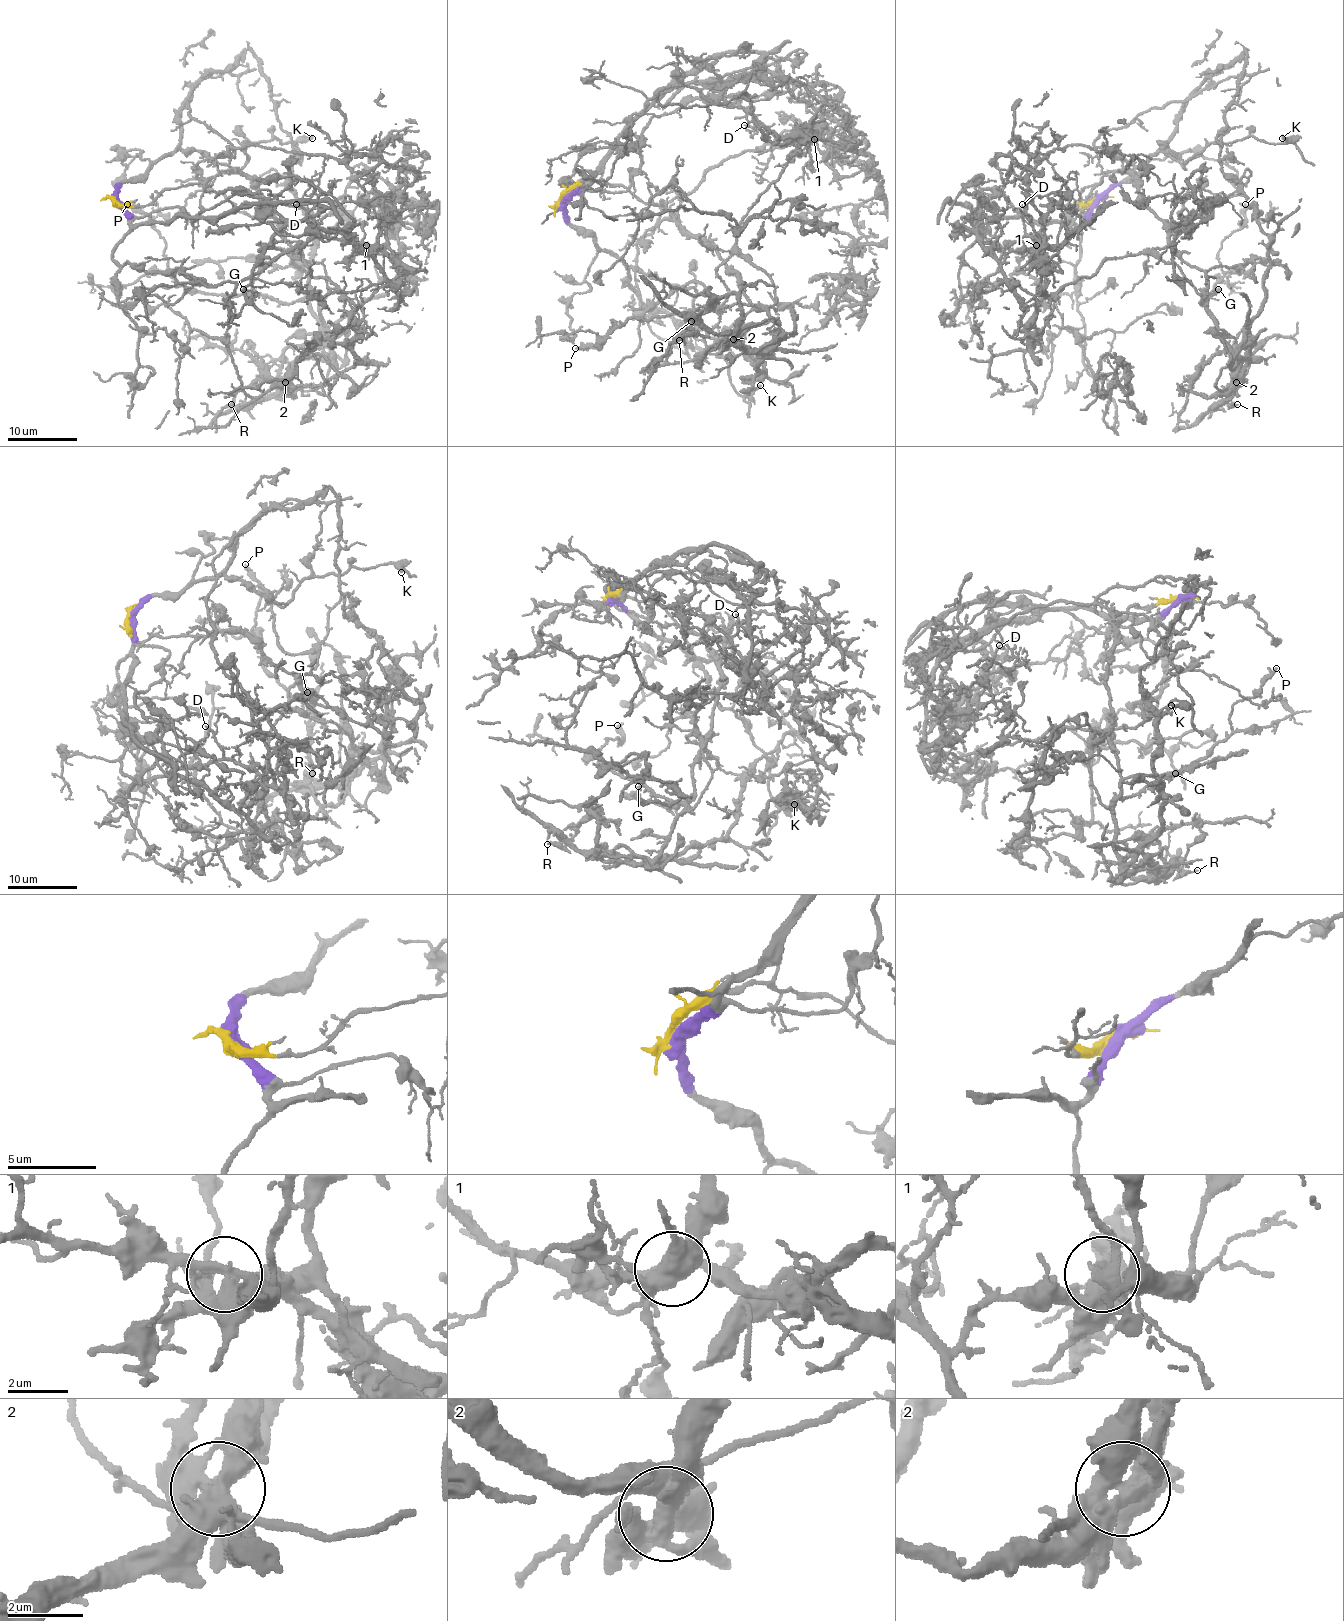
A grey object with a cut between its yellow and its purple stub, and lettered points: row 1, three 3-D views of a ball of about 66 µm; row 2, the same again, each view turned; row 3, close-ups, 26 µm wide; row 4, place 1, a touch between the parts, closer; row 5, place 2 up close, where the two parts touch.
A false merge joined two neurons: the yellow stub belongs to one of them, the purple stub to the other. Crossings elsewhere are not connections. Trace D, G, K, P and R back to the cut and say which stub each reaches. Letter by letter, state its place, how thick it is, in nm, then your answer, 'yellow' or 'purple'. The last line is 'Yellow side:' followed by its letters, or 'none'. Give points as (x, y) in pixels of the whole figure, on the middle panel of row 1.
D: place (744, 125); calibre 140 nm; purple
G: place (691, 321); calibre 170 nm; yellow
K: place (760, 385); calibre 220 nm; purple
P: place (575, 348); calibre 180 nm; yellow
R: place (679, 340); calibre 130 nm; yellow
Yellow side: G, P, R

